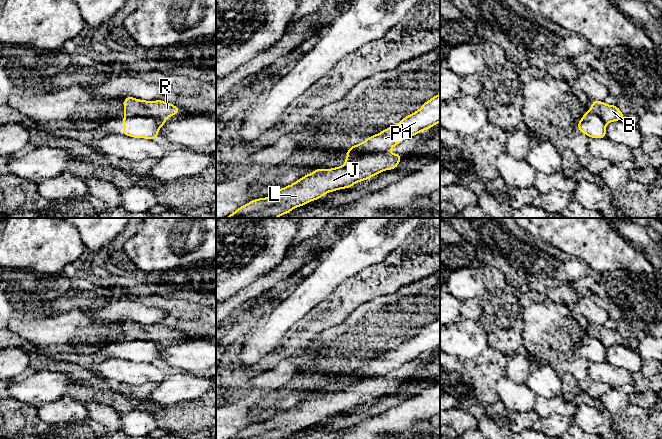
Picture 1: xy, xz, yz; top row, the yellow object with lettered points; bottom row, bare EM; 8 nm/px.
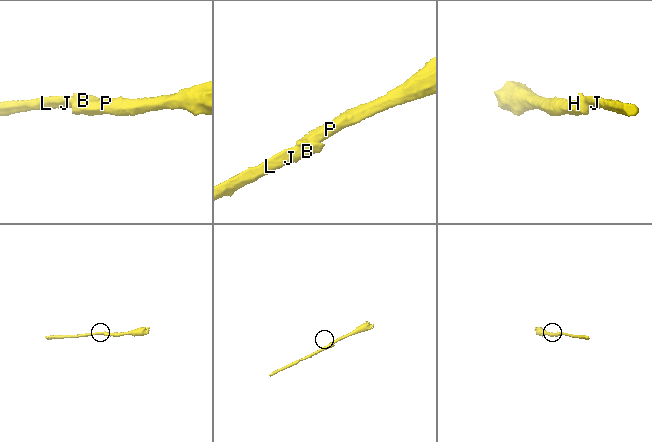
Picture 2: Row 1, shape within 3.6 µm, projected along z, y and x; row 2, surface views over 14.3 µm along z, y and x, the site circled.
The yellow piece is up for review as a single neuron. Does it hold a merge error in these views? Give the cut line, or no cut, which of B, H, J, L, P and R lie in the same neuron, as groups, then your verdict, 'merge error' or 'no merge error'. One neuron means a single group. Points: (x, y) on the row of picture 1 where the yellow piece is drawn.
cut xz (388, 150), (362, 154), (351, 153), (349, 157), (346, 157); groups B J L R / H P; merge error

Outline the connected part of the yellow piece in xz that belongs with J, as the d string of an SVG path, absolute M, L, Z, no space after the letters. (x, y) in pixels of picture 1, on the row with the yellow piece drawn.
M389 151L363 155L350 153L350 156L346 157L345 164L340 167L317 168L271 196L251 200L225 218L277 218L294 208L320 199L326 193L350 188L380 172L393 170L403 157Z

